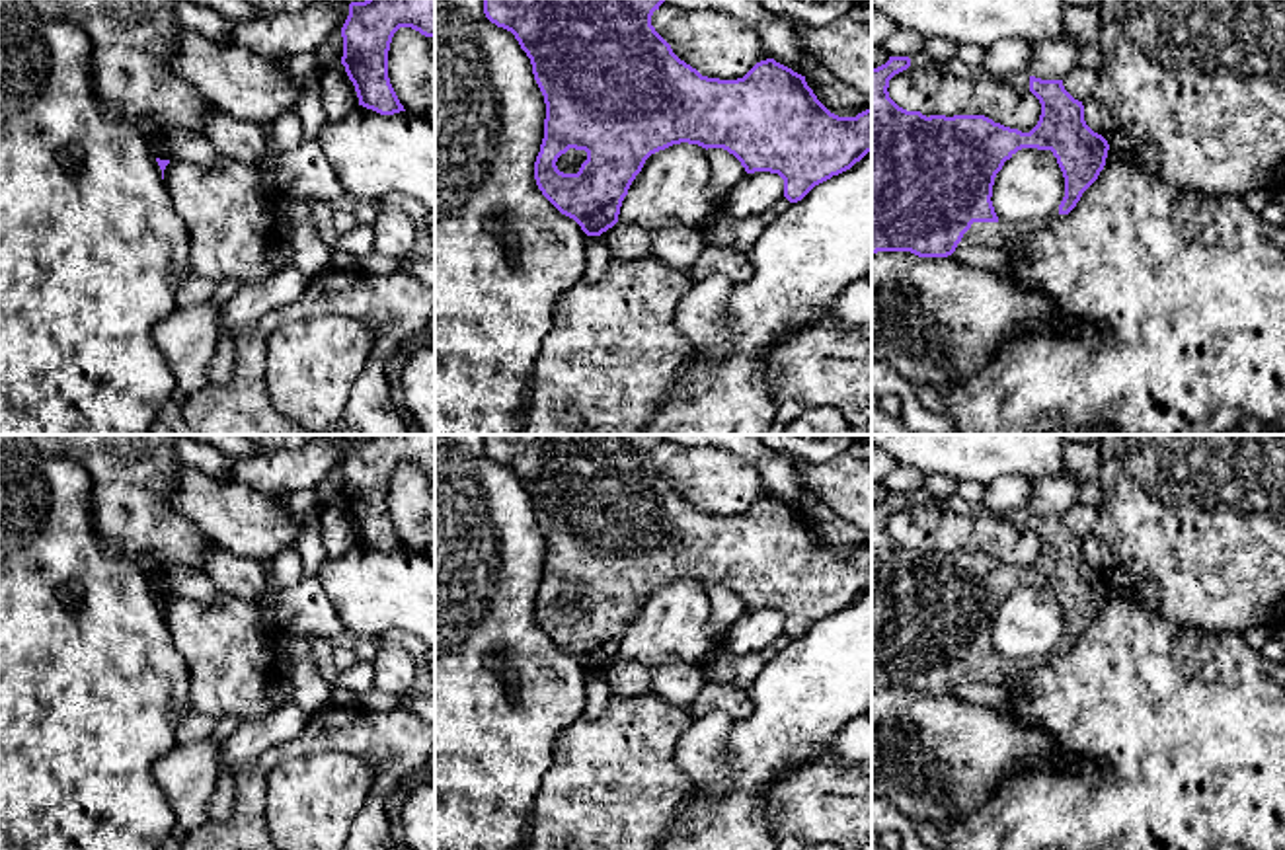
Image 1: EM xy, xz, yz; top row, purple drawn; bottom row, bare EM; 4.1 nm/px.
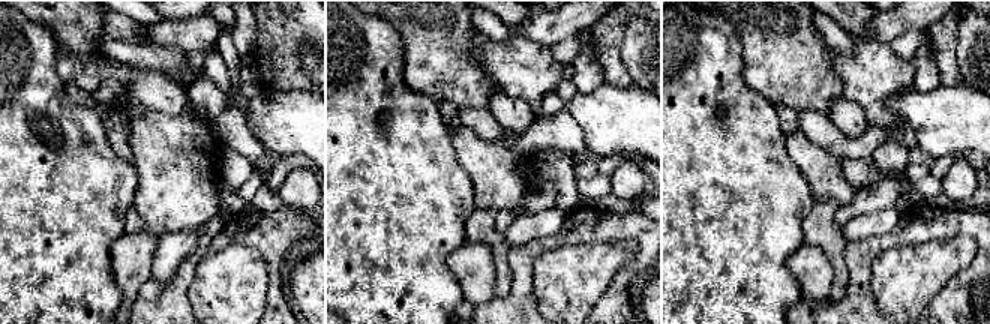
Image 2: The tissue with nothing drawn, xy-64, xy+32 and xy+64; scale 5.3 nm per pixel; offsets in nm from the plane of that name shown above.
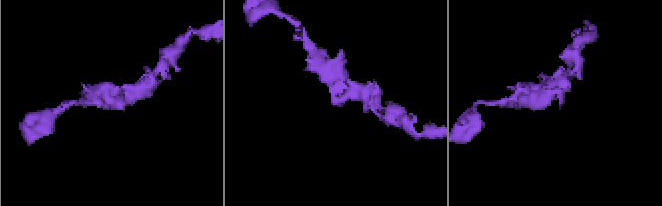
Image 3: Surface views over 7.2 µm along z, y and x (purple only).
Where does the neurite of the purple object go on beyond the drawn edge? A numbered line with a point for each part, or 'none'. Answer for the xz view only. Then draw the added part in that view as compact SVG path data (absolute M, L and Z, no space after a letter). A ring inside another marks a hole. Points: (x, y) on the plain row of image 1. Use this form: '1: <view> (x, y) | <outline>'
none

